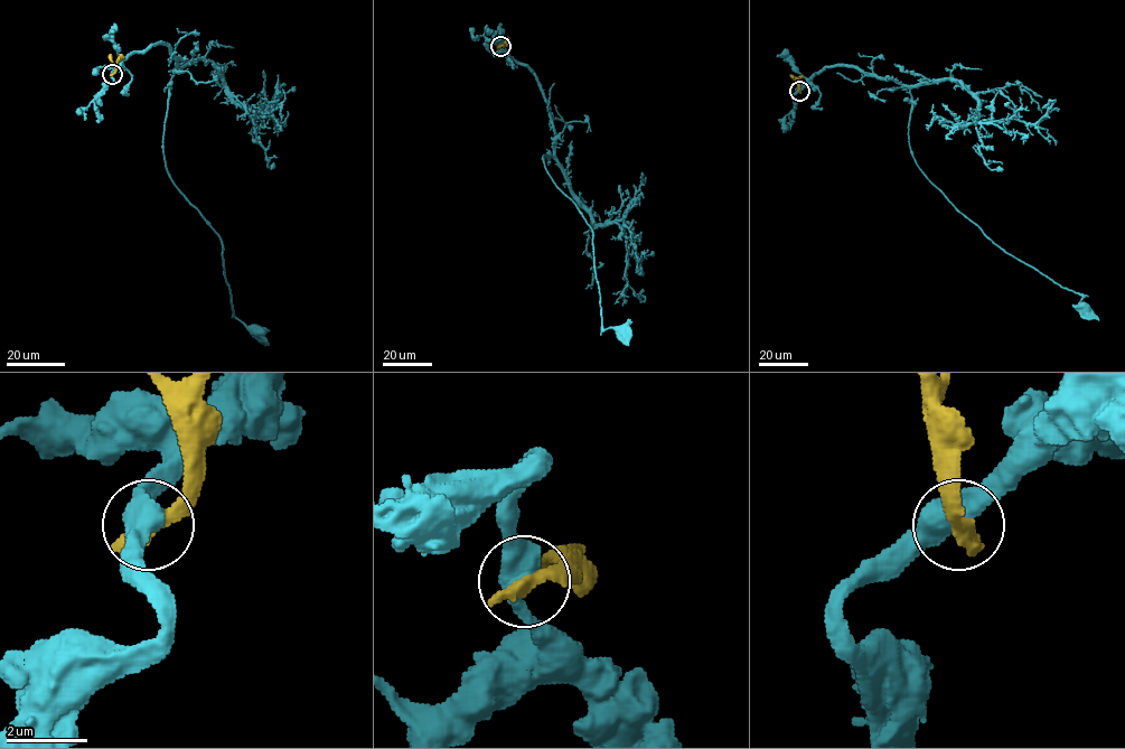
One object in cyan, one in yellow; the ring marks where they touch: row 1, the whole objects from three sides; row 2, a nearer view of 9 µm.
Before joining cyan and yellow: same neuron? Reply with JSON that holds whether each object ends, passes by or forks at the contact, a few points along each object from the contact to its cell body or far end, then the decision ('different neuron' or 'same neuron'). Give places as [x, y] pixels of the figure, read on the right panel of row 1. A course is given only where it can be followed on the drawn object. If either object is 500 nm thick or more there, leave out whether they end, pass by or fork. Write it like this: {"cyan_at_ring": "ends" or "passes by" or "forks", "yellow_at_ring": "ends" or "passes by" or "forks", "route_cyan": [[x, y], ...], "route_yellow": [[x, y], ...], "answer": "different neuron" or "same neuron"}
{"route_cyan": [[799, 91], [836, 66], [905, 84], [912, 97], [909, 148], [921, 172], [1006, 252], [1080, 295], [1083, 308]], "route_yellow": [[799, 91], [798, 82], [789, 75]], "answer": "different neuron"}

